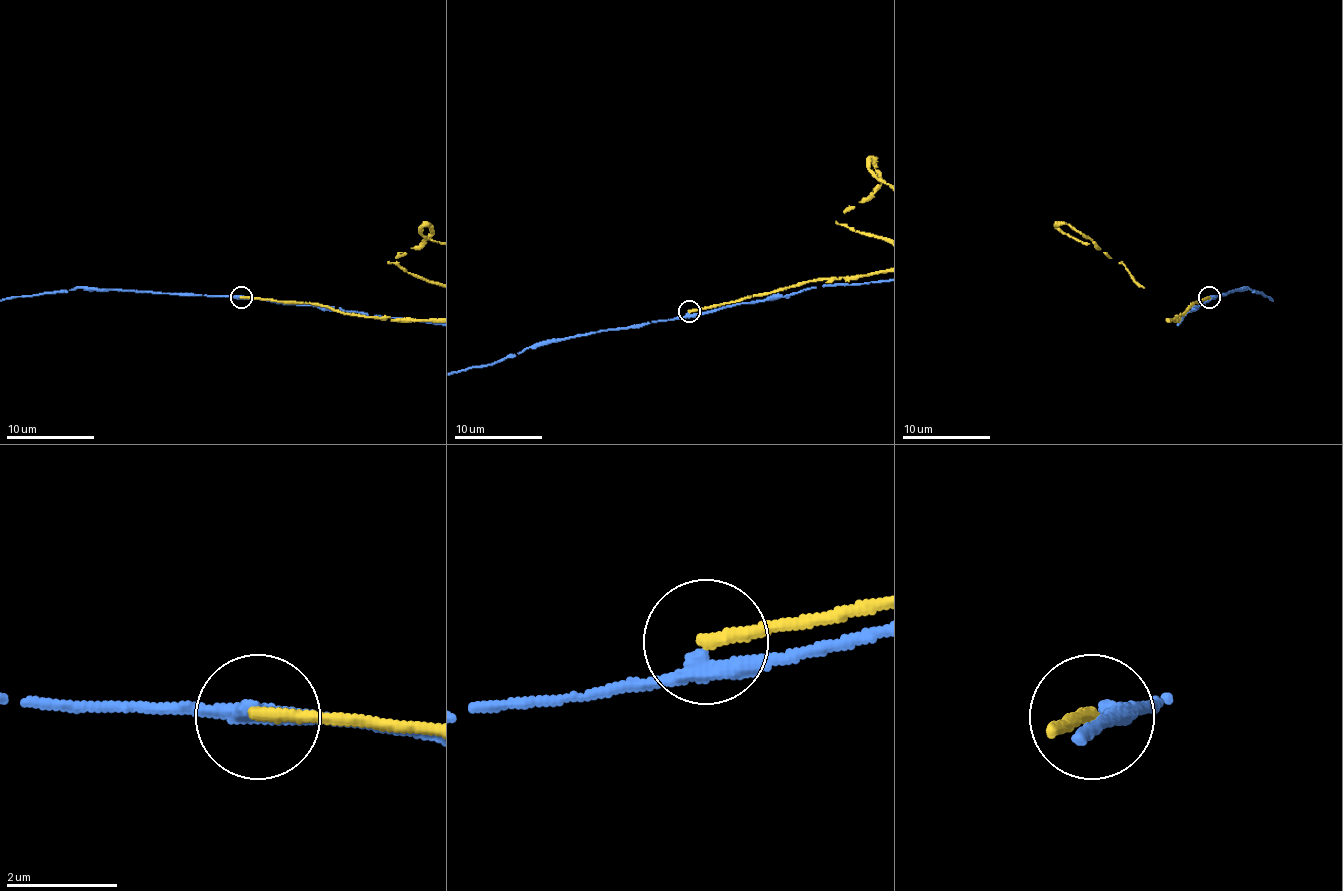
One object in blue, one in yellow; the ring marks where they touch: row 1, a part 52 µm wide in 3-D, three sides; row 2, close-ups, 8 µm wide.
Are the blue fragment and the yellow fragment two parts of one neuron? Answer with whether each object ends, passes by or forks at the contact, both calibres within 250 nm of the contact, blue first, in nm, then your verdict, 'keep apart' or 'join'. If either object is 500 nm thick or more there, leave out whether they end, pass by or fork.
blue passes by; yellow ends; calibres 300 and 240 nm; keep apart

